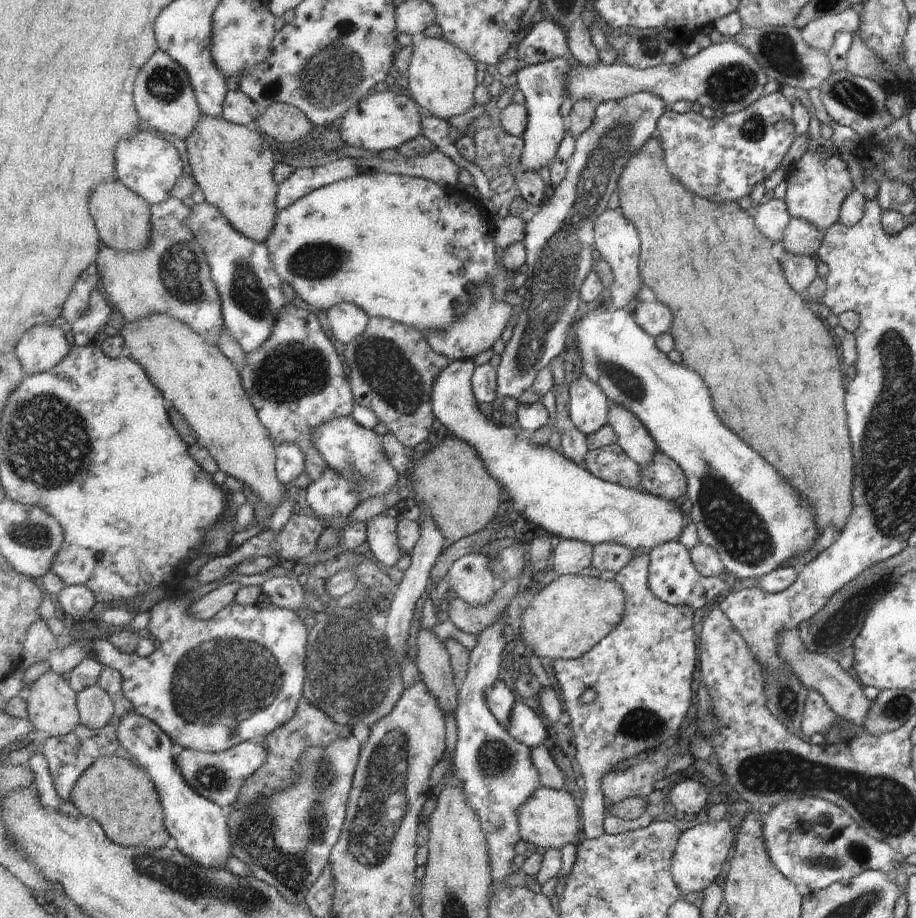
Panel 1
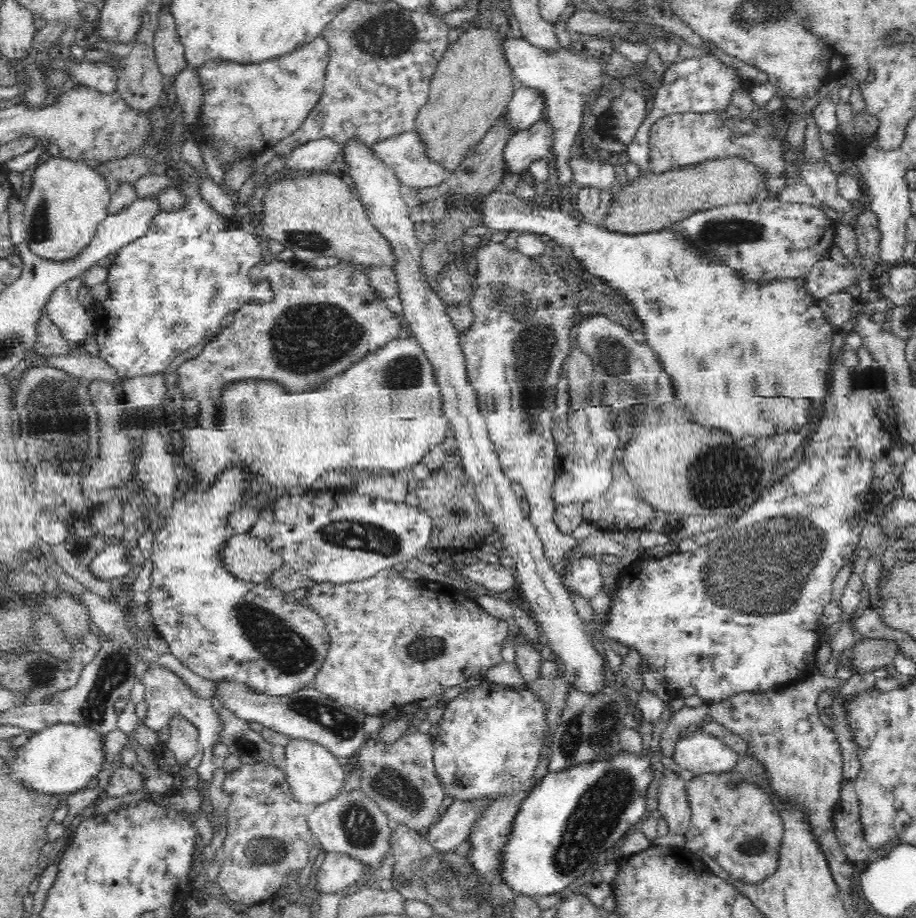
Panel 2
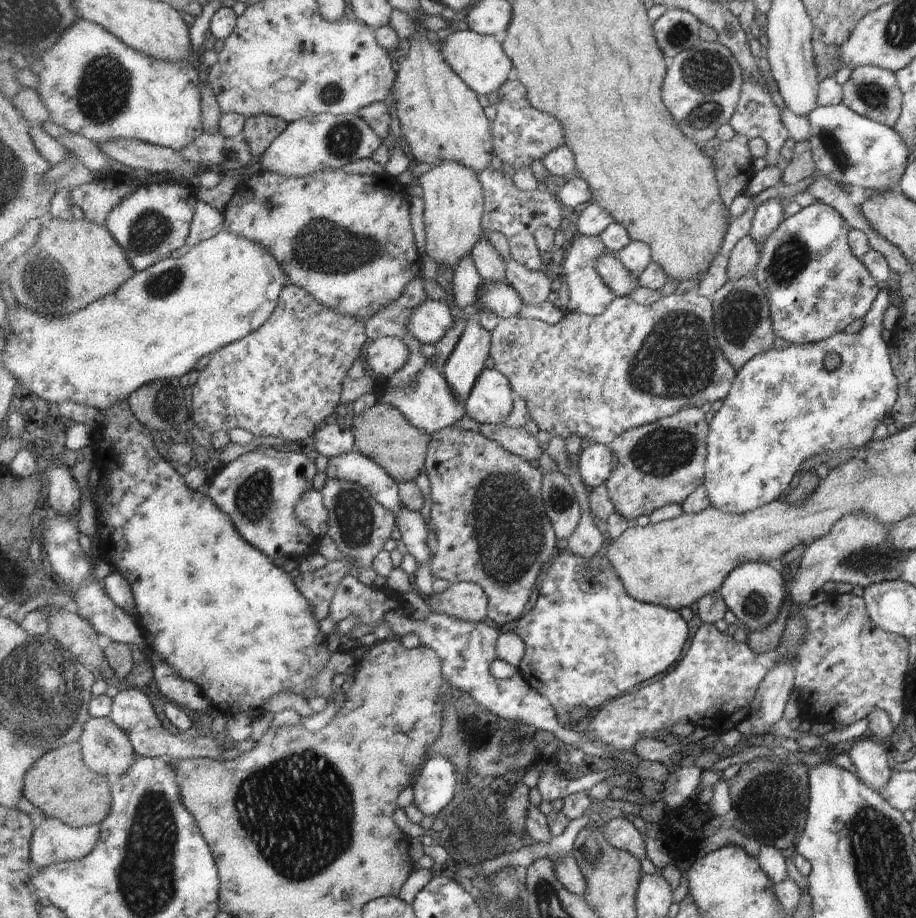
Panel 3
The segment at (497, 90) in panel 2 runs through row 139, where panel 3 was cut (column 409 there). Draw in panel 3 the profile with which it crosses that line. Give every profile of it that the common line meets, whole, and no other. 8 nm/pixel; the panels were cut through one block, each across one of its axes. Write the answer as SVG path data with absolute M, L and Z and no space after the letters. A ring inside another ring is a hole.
M377 402L363 414L354 414L352 431L355 435L355 448L374 460L398 483L413 482L425 468L425 458L429 452L431 435L411 421L395 406Z

